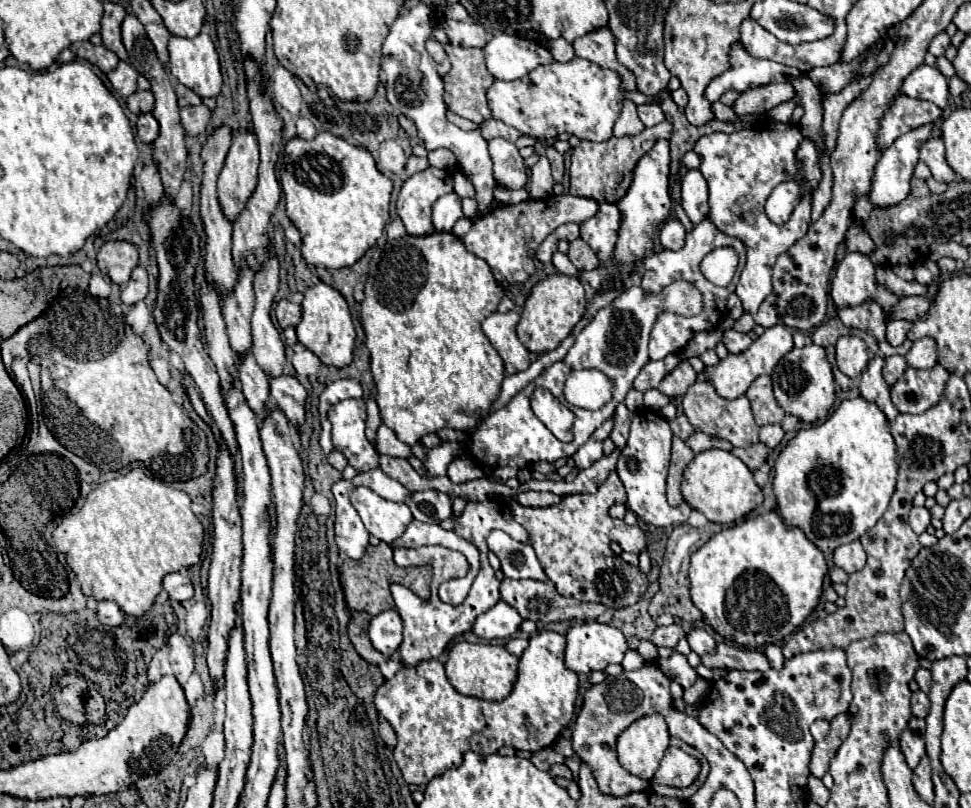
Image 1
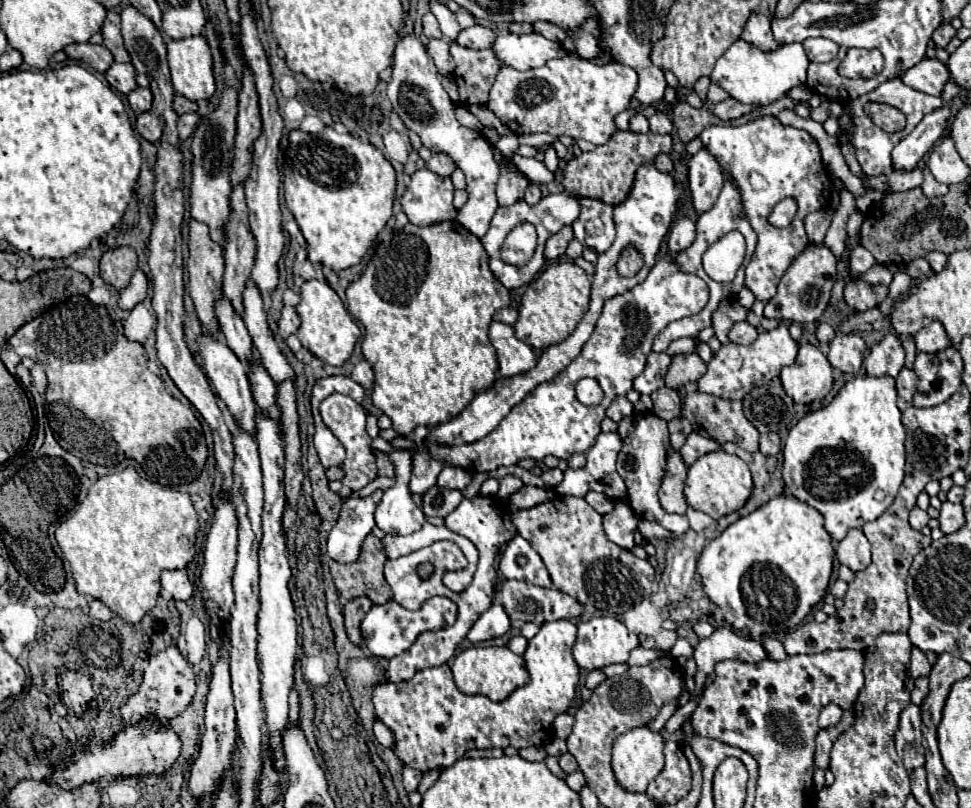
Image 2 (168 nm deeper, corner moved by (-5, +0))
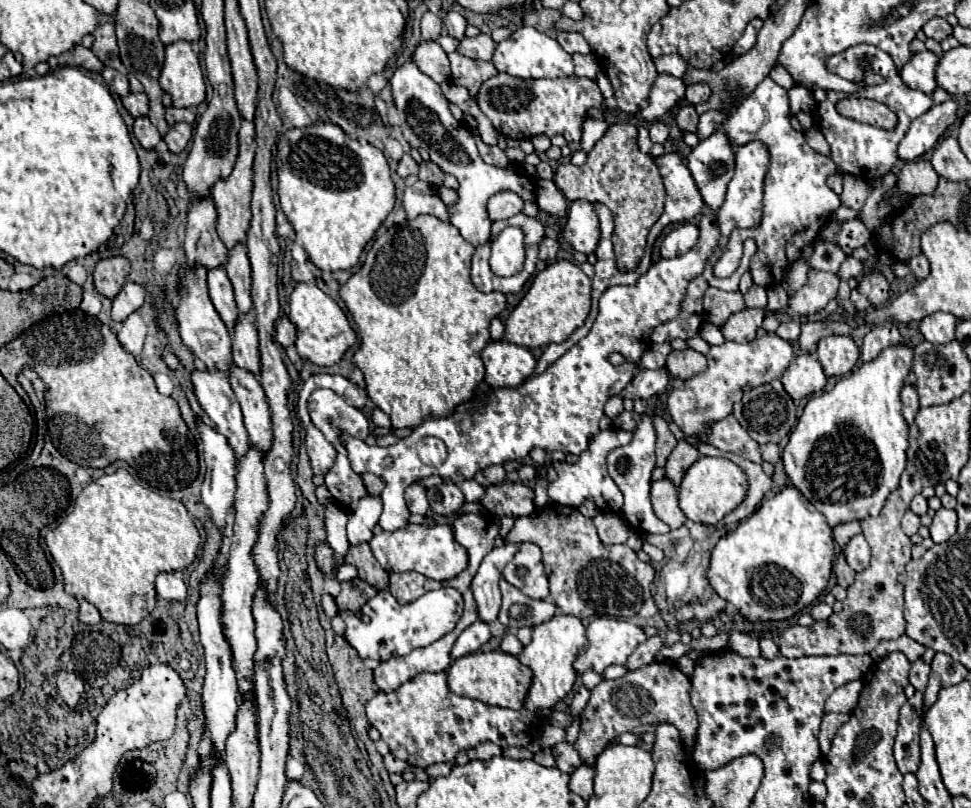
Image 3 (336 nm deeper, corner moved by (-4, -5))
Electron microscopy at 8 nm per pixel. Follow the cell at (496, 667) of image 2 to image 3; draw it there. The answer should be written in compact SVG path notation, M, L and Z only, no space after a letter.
M503 651L469 653L469 655L453 661L453 665L449 667L449 673L447 673L447 681L449 681L449 689L455 695L477 699L487 705L519 709L523 705L523 699L531 685L531 671L529 671L529 667L521 665L515 655L503 653Z

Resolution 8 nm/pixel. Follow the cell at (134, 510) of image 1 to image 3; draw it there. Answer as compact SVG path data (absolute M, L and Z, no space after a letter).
M117 469L115 473L89 483L81 491L73 511L47 533L45 543L63 571L65 591L75 595L79 601L85 599L93 603L105 621L129 627L141 623L155 609L155 577L163 571L183 571L193 563L201 539L193 517L181 501L154 491L125 469Z

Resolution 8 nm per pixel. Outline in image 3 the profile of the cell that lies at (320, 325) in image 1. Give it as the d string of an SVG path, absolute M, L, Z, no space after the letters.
M297 283L295 285L295 289L289 297L289 319L297 327L295 347L297 347L299 357L307 359L315 365L321 365L321 367L339 363L339 359L345 355L345 351L357 339L343 309L313 283Z

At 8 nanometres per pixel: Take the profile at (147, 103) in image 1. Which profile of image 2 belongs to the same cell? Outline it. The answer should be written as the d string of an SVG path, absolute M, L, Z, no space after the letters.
M134 88L130 94L128 94L128 104L130 108L140 114L140 112L148 112L150 106L152 106L152 92L150 88Z

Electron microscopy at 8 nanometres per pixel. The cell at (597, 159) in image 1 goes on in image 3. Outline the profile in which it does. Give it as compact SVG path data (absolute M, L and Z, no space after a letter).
M631 123L611 125L587 155L585 165L575 167L571 163L561 163L553 181L569 201L585 199L591 203L603 203L611 209L615 217L613 249L617 269L621 273L635 271L645 253L649 227L661 217L665 203L665 187L661 183L659 169L653 157L639 149L637 127Z

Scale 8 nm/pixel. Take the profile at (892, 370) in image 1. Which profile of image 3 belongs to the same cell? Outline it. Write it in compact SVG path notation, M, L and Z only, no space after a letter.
M905 385L901 389L901 403L903 403L903 417L907 423L913 423L915 413L919 409L919 397L917 397L917 389L915 385Z

